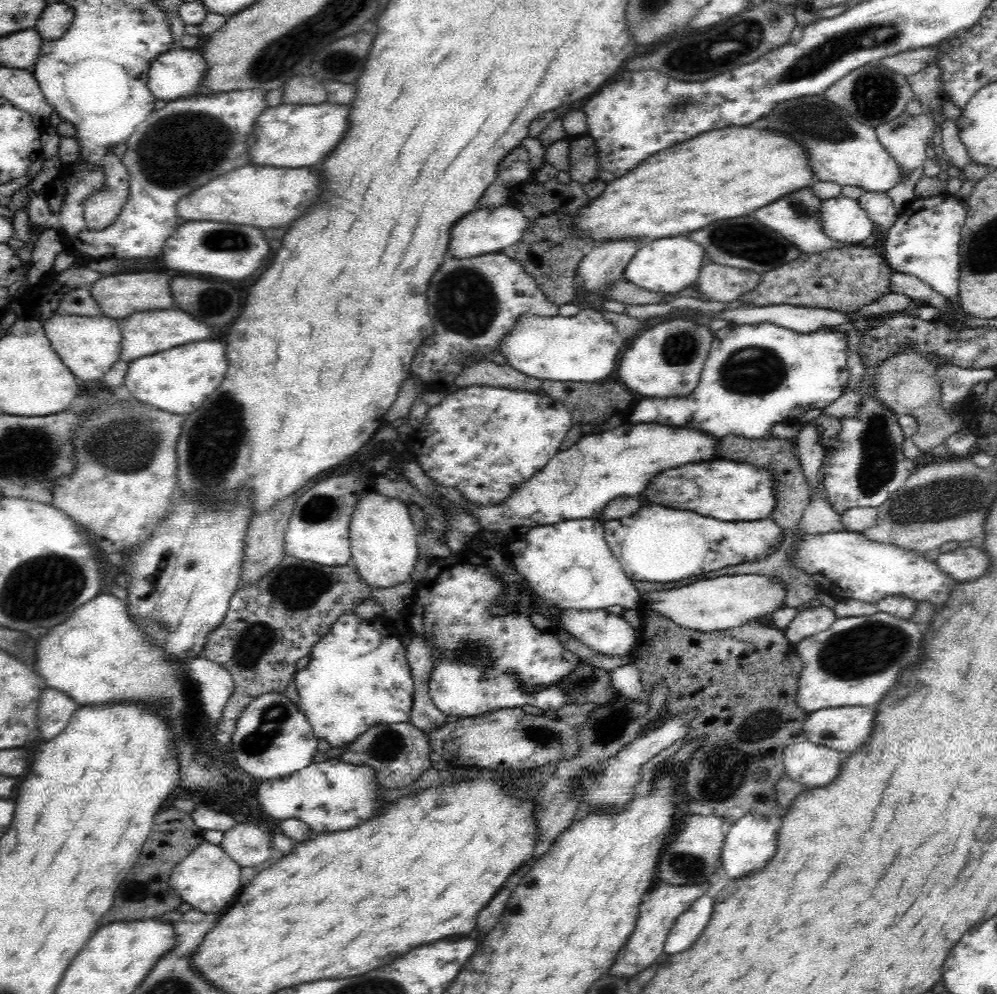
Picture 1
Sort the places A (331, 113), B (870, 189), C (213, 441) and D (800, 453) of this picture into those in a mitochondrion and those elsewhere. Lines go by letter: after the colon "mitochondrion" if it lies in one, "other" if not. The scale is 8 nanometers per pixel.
A: other
B: other
C: mitochondrion
D: other

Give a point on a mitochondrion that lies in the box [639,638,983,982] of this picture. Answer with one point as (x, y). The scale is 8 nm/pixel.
(675, 858)

